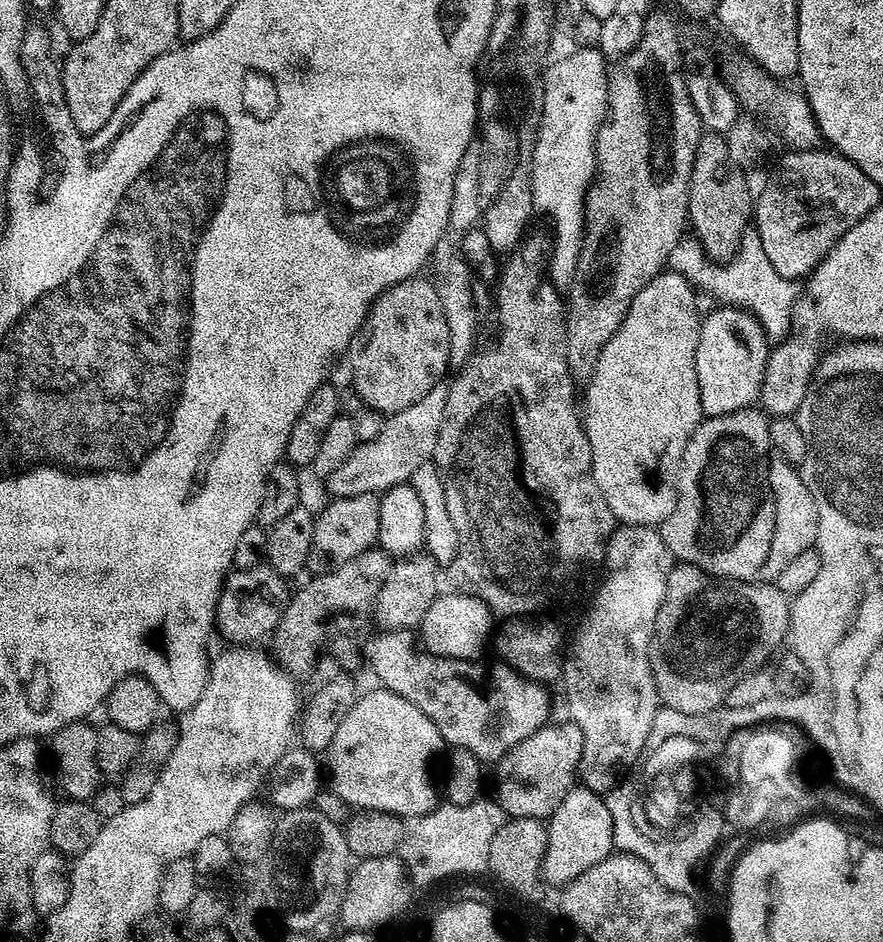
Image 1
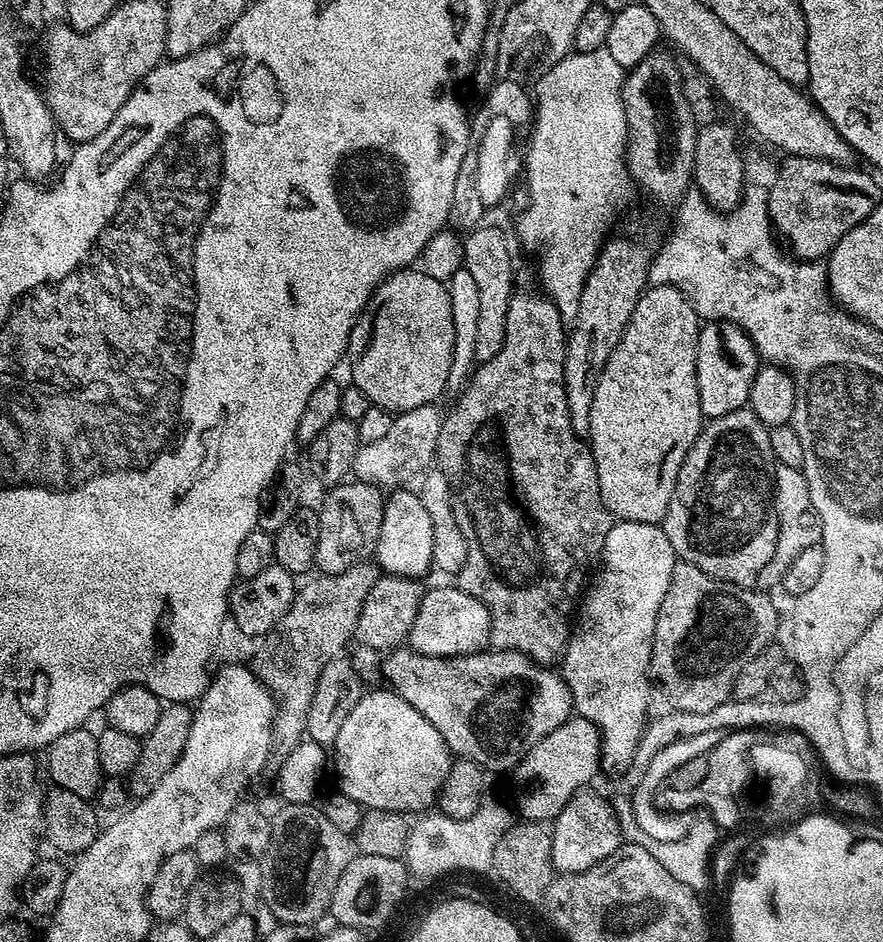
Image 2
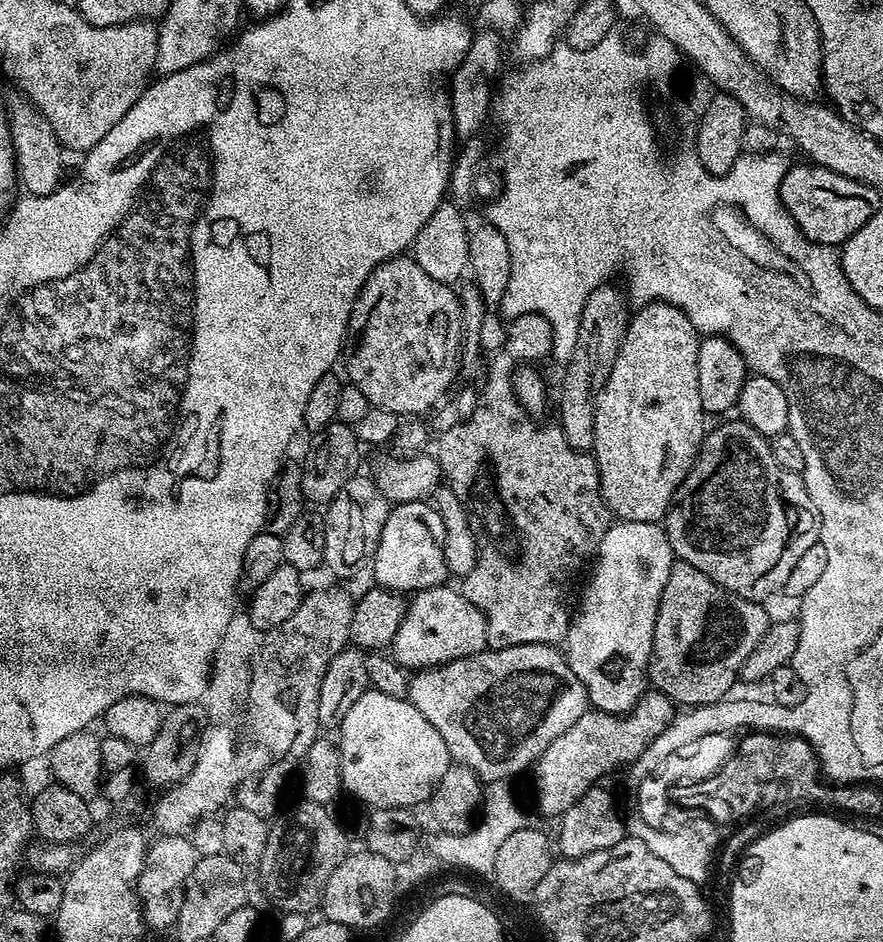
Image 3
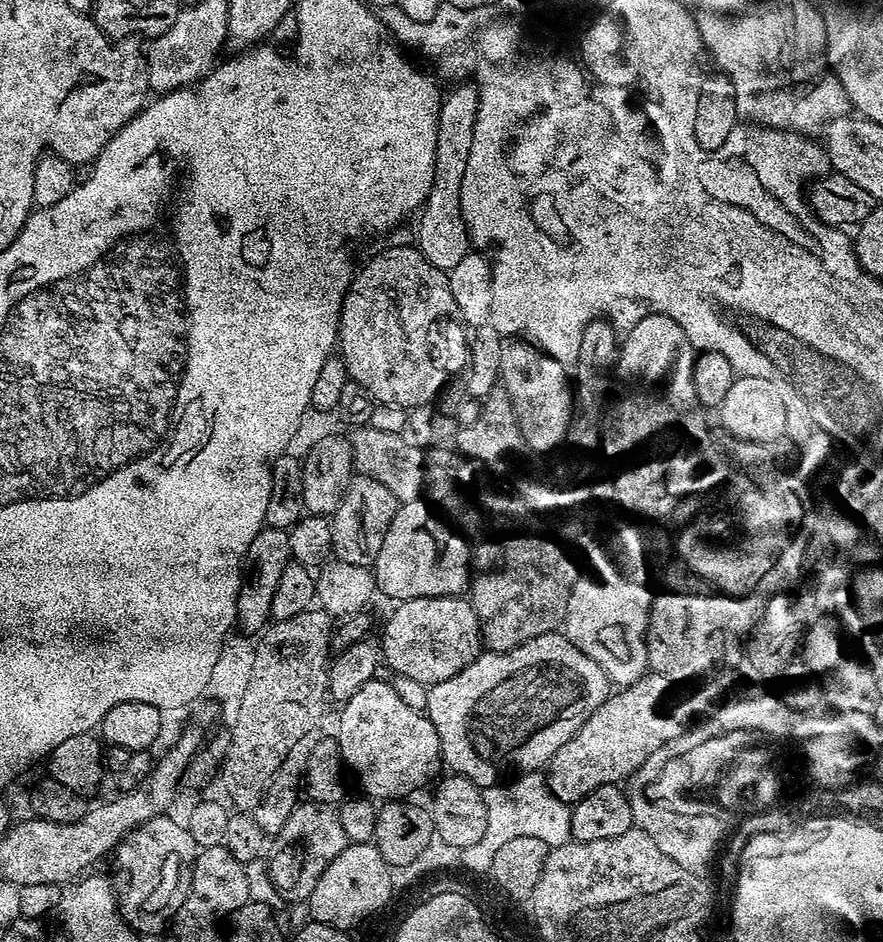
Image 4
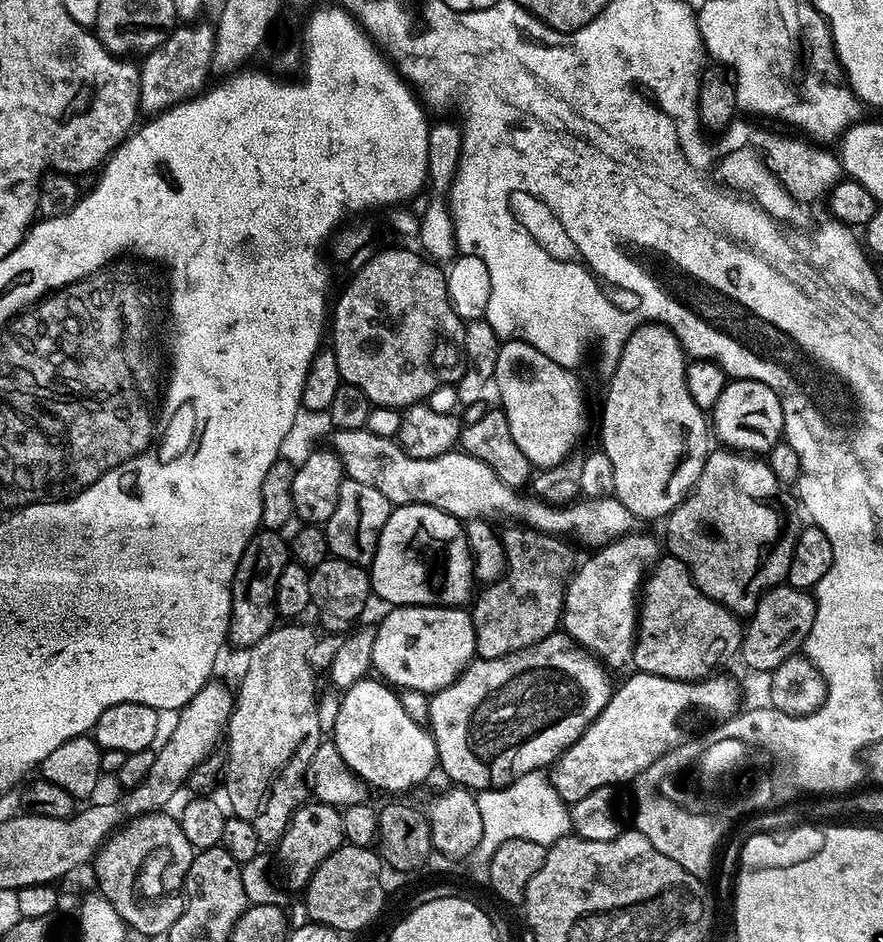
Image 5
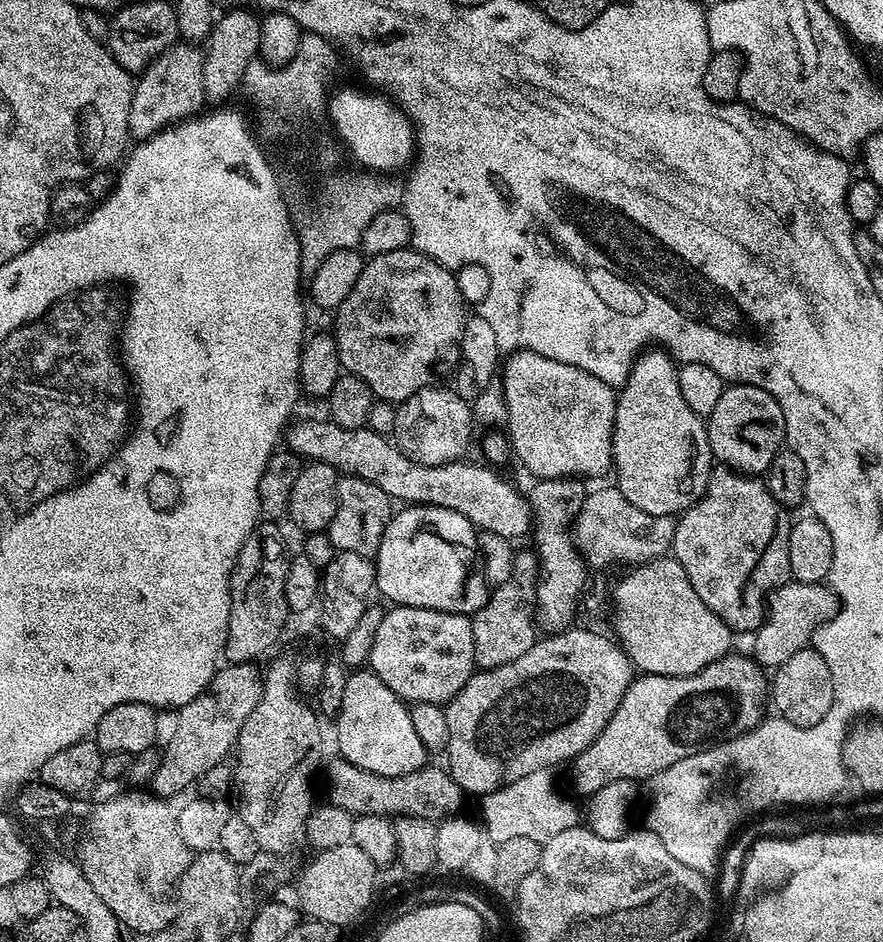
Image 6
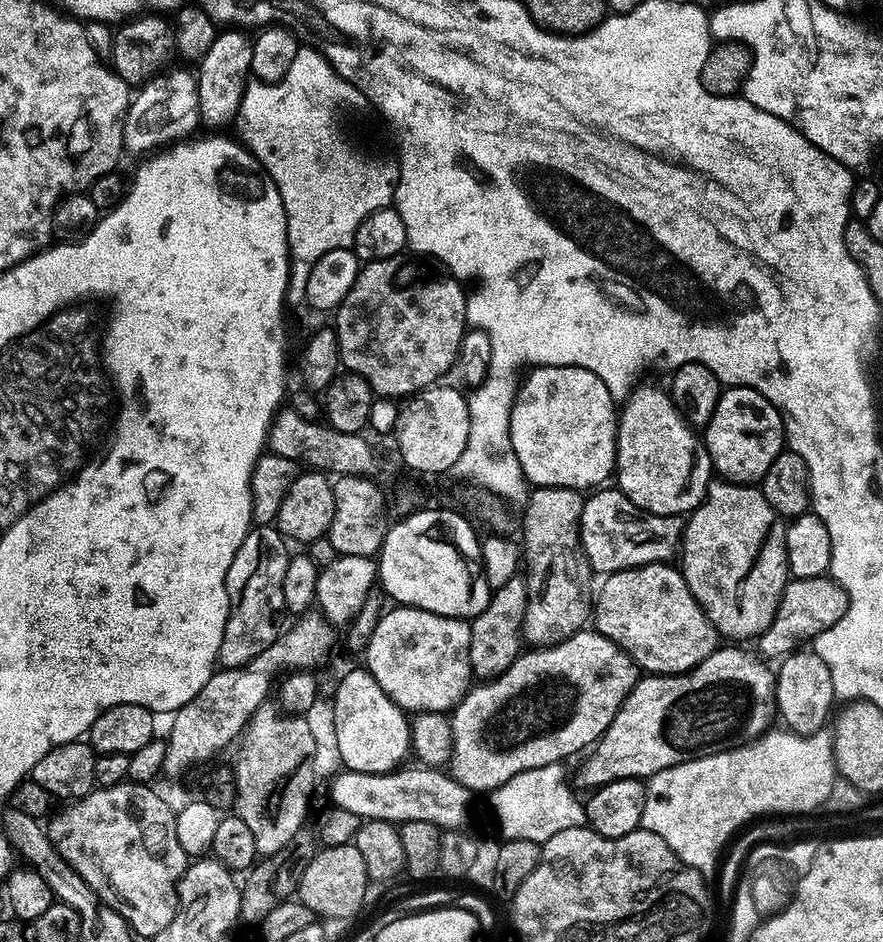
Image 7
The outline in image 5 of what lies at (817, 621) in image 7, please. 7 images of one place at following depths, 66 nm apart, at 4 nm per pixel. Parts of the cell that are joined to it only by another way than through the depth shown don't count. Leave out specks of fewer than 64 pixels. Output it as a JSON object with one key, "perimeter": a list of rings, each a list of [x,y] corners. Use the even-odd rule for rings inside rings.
{"perimeter":[[[791,586],[768,589],[756,602],[756,609],[751,616],[747,617],[740,642],[739,659],[744,659],[745,666],[756,672],[775,672],[779,664],[803,649],[804,639],[810,634],[815,613],[816,601],[805,589]]]}

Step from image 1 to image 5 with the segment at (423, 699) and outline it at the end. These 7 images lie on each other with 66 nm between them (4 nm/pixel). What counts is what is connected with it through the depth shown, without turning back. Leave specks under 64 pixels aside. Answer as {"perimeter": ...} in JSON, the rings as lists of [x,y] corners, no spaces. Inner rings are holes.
{"perimeter":[[[560,630],[551,632],[549,636],[542,638],[542,642],[538,642],[534,646],[526,646],[514,654],[506,654],[502,658],[490,658],[489,660],[473,659],[454,683],[446,686],[441,692],[435,693],[428,702],[430,706],[428,724],[432,737],[436,740],[436,759],[439,771],[441,773],[444,771],[452,779],[453,785],[482,793],[490,791],[491,788],[505,788],[510,782],[522,778],[522,774],[547,769],[555,764],[556,759],[588,729],[590,722],[594,722],[594,718],[598,718],[598,714],[602,714],[606,702],[614,691],[614,684],[608,681],[607,671],[609,669],[593,653],[589,652],[587,648],[579,647],[571,636]]]}

